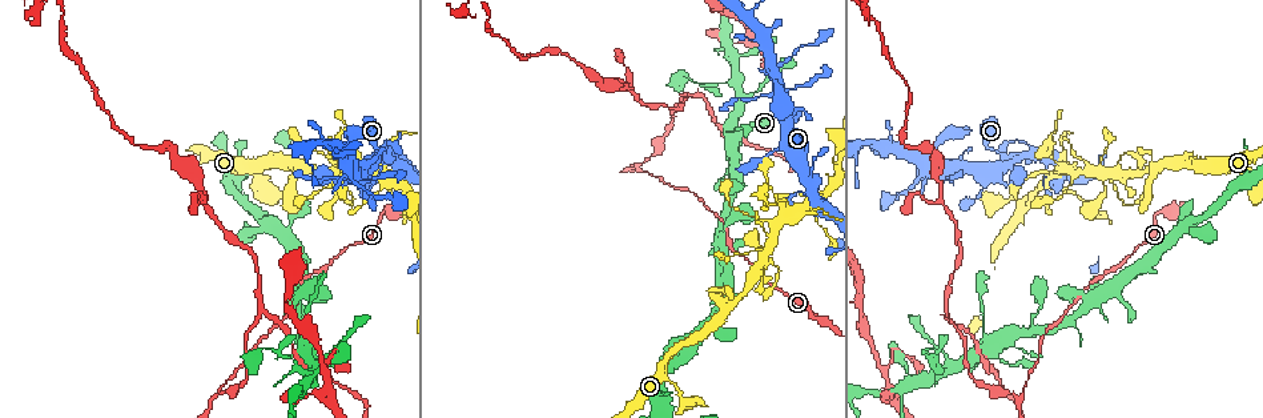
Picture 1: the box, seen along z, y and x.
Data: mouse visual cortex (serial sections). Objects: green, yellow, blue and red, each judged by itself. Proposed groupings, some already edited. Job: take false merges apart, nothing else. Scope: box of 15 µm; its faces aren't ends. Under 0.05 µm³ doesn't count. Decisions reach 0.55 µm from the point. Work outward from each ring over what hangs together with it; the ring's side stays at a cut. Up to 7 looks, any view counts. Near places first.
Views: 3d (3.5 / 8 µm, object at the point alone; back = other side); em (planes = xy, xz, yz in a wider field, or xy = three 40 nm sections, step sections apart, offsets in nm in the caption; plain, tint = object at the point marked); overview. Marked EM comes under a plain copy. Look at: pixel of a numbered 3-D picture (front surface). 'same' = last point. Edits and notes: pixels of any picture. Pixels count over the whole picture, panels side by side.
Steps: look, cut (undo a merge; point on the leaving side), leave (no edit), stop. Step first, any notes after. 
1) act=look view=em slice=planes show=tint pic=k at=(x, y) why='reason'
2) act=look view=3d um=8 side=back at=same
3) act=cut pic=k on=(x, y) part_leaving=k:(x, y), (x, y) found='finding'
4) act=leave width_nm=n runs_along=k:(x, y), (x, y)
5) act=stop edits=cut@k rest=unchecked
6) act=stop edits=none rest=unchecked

act=look view=3d um=3.5 pic=1 at=(1022, 393) why='sudden change in width'

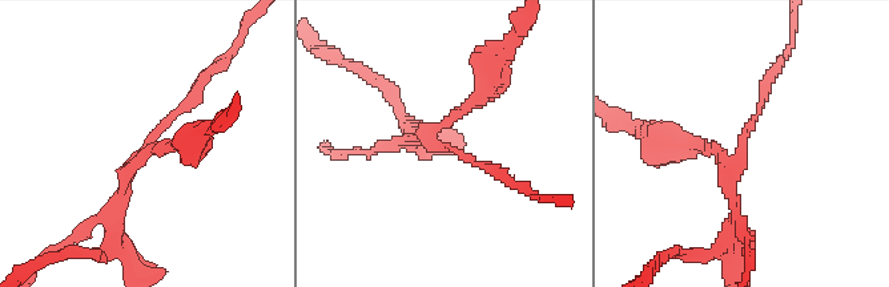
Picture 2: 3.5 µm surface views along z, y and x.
act=look view=em slice=planes show=tint pic=2 at=(138, 158) arms=3 arm_widths_nm=100,150,150

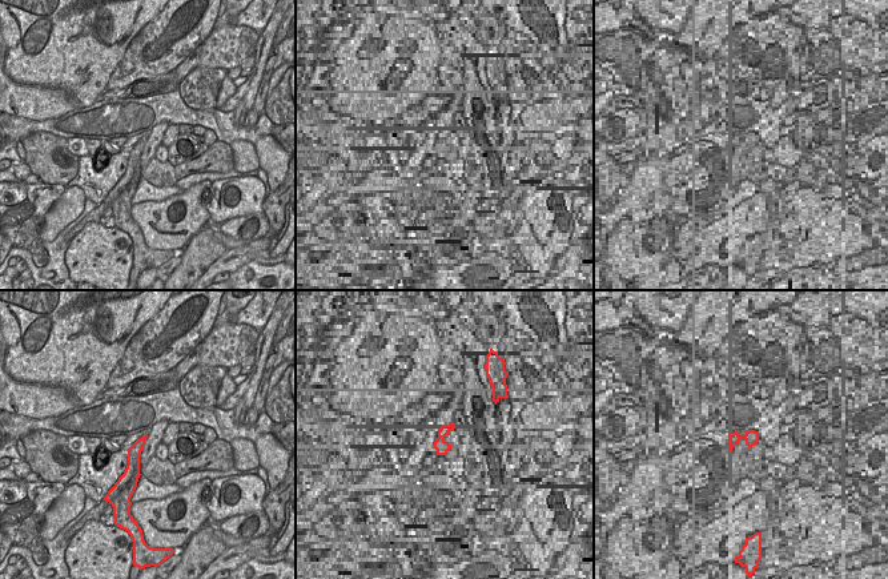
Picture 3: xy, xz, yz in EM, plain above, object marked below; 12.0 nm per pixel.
act=leave runs_along=2:(763, 91), (740, 156), (675, 142) found='all the same cell'

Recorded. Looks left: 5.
act=look view=3d um=3.5 pic=1 at=(260, 314) why='three-way junction'

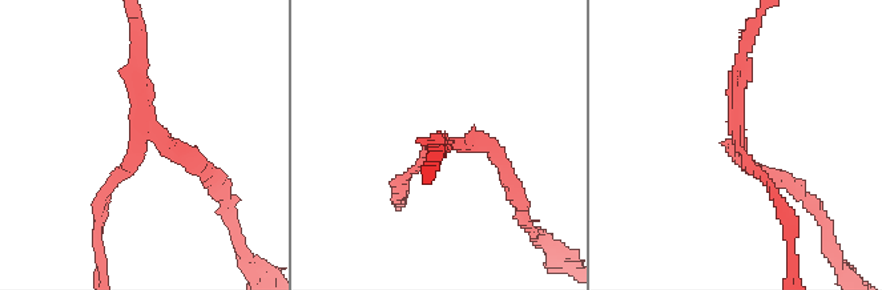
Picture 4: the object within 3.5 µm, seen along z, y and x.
act=look view=em slice=xy step=1 show=tint pic=4 at=(736, 136)

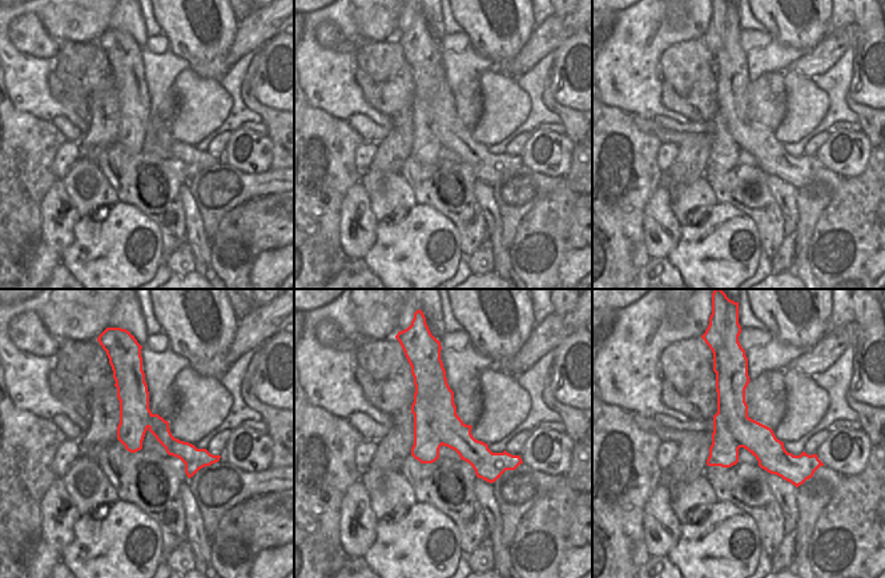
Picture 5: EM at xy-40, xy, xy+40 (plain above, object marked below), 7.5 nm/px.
act=leave arms=3 arm_widths_nm=150,150,200 runs_along=5:(732, 369), (732, 414), (796, 481) found='one cell here'

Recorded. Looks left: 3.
act=look view=3d um=8 side=back pic=1 at=(943, 200) why='three-way junction'

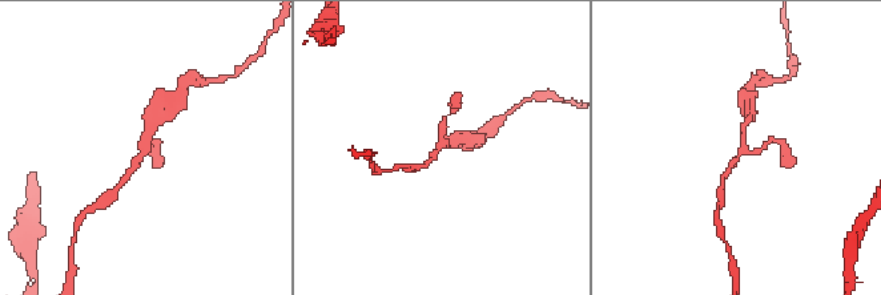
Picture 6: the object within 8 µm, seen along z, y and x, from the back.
act=look view=3d um=3.5 pic=6 at=(143, 153) why='closer look'

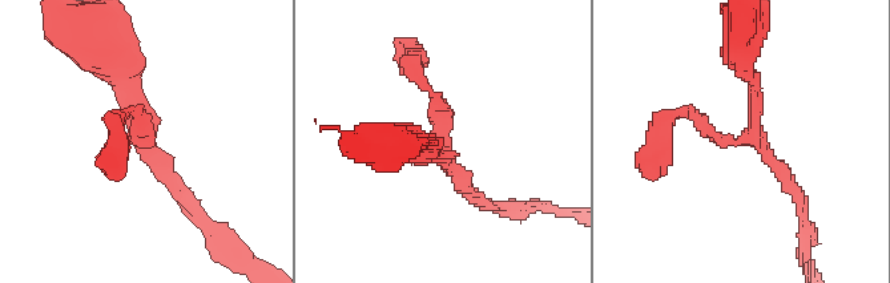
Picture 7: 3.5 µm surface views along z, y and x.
act=look view=em slice=xy step=1 show=tint pic=7 at=(439, 160) arms=3 arm_widths_nm=150,200,200 why='need the tissue'

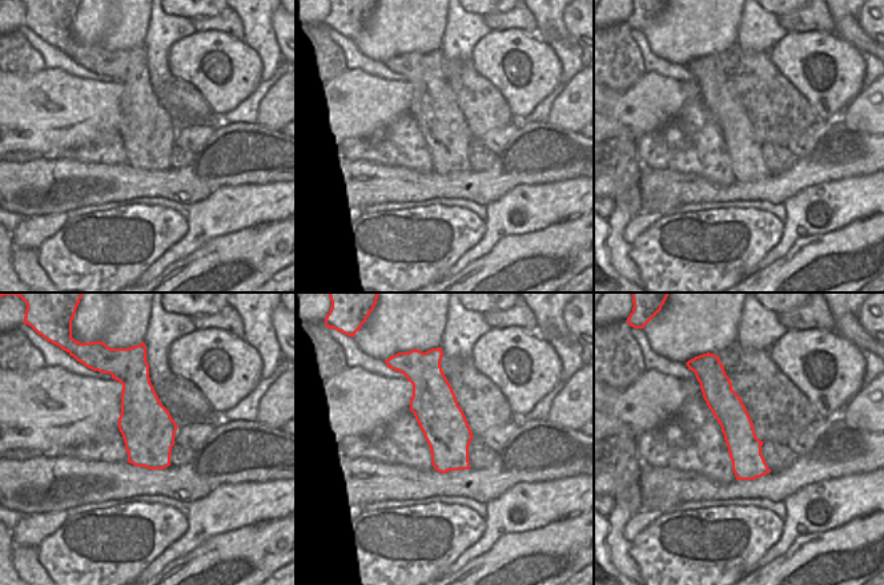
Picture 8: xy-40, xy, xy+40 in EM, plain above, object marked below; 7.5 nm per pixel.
act=leave runs_along=7:(188, 201), (107, 61) found='continuous, no second cell'

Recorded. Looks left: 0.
act=stop edits=none rest=unchecked

